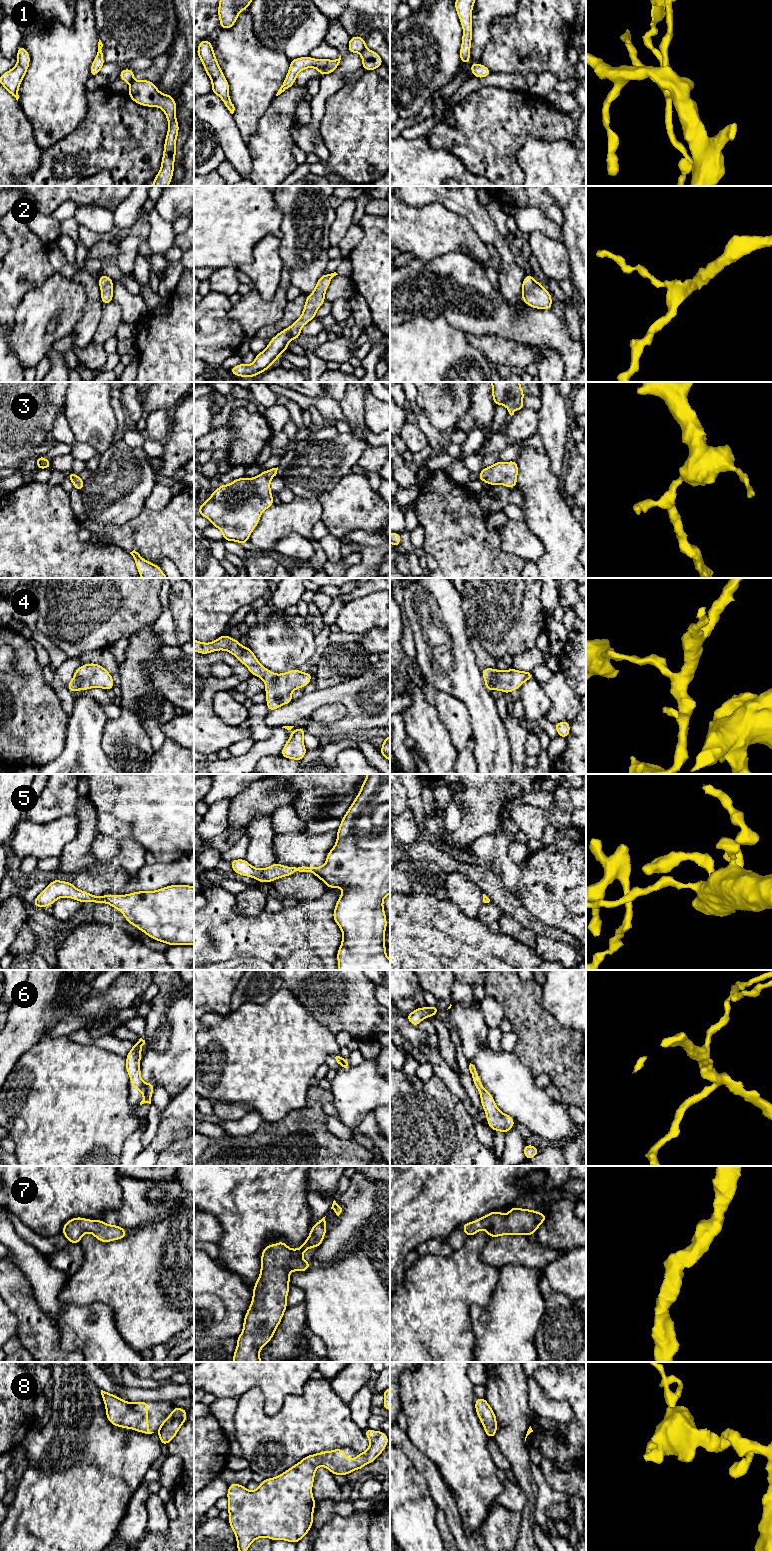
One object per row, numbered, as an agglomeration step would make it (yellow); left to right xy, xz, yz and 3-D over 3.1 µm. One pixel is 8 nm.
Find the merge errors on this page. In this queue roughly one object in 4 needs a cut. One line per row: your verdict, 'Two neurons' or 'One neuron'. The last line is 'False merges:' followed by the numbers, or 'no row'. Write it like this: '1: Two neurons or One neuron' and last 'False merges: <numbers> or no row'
1: One neuron
2: One neuron
3: One neuron
4: One neuron
5: One neuron
6: One neuron
7: One neuron
8: One neuron
False merges: no row

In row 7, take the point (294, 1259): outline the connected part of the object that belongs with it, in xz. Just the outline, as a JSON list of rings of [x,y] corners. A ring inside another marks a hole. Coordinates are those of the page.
[[[325,1217],[313,1225],[308,1238],[299,1249],[291,1249],[281,1240],[276,1245],[269,1244],[263,1249],[259,1278],[252,1289],[253,1297],[244,1317],[243,1331],[237,1337],[233,1362],[262,1362],[259,1355],[260,1350],[271,1341],[288,1308],[286,1298],[289,1294],[290,1272],[292,1270],[304,1272],[310,1268],[312,1262],[304,1261],[302,1255],[311,1247],[318,1249],[322,1244],[327,1232]]]

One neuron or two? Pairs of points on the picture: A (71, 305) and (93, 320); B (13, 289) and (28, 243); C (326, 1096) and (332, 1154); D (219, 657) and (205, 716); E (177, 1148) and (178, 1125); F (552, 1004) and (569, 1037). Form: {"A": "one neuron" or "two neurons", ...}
{"A": "two neurons", "B": "one neuron", "C": "one neuron", "D": "one neuron", "E": "two neurons", "F": "two neurons"}

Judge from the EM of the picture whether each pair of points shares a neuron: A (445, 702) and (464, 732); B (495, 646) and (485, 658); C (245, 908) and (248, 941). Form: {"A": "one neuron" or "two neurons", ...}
{"A": "one neuron", "B": "two neurons", "C": "two neurons"}

